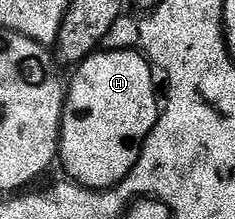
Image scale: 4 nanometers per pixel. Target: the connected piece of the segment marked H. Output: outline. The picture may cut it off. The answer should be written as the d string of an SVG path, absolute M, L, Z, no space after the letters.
M108 49L98 50L96 53L89 53L84 56L85 60L81 63L81 68L78 69L77 72L73 75L73 80L70 78L67 83L67 90L65 92L65 108L63 109L63 117L61 118L61 145L59 148L59 163L62 163L65 166L65 171L70 180L72 182L77 183L80 187L91 187L94 189L104 189L106 187L113 187L116 183L121 183L125 178L129 176L131 173L131 169L137 162L139 161L139 157L141 156L141 147L145 144L145 138L149 136L149 134L155 129L155 125L157 124L157 118L161 116L161 108L162 104L159 102L159 95L157 99L157 87L153 84L153 74L155 74L154 68L151 66L148 59L145 58L144 55L140 53L134 53L132 50L126 49L124 51L111 51Z

